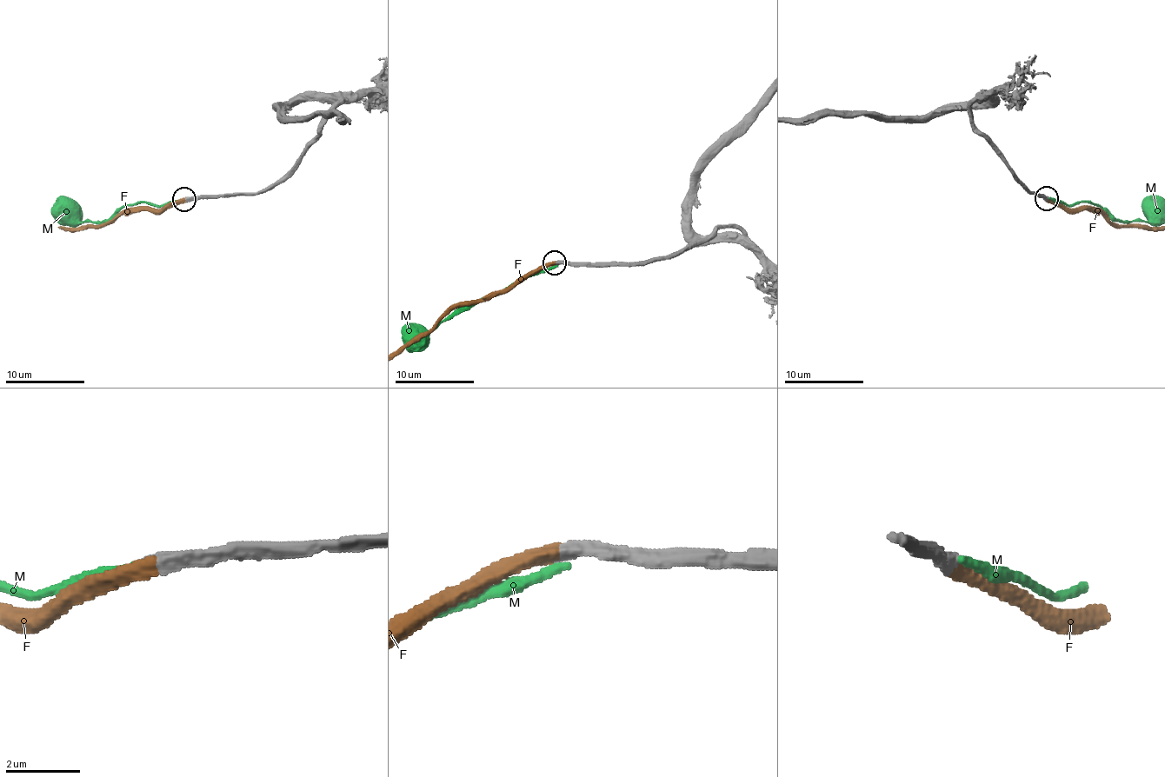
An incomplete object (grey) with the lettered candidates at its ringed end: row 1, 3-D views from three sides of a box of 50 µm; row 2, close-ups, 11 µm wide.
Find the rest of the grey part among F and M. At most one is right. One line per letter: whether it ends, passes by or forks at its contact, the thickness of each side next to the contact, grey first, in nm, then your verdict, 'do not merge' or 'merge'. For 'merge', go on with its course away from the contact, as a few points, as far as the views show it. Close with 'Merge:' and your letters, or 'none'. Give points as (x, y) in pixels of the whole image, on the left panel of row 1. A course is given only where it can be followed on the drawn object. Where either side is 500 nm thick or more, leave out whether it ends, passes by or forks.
F: it ends | 440/440 nm | merge
M: it ends | 440/260 nm | do not merge
Merge: F

